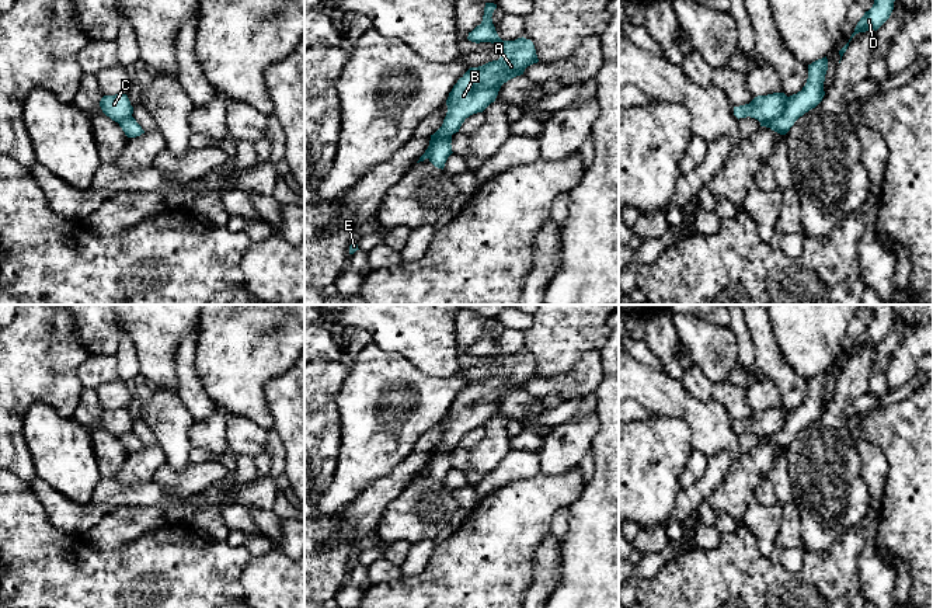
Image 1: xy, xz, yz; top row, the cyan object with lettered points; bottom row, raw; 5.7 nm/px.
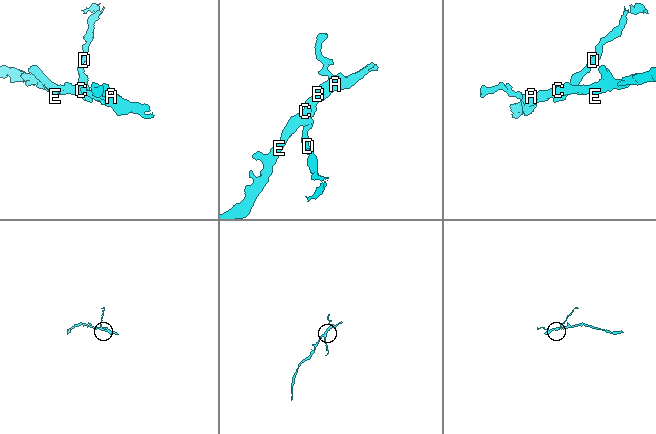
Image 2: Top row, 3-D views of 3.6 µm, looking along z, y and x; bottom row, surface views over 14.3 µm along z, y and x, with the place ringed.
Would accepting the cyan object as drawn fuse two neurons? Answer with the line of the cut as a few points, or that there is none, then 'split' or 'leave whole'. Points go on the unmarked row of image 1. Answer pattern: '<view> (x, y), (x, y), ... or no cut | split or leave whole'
yz (787, 412), (784, 424), (777, 431), (761, 438) | split

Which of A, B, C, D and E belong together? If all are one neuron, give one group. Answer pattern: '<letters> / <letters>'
A B C E / D

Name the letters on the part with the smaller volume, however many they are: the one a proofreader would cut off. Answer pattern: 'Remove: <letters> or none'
Remove: D

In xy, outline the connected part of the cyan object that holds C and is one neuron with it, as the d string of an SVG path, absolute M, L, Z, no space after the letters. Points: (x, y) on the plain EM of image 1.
M126 409L104 410L100 421L115 437L121 437L133 428L133 421Z

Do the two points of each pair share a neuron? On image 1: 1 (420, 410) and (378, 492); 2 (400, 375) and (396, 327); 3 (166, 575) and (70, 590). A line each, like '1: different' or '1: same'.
1: different
2: different
3: same

